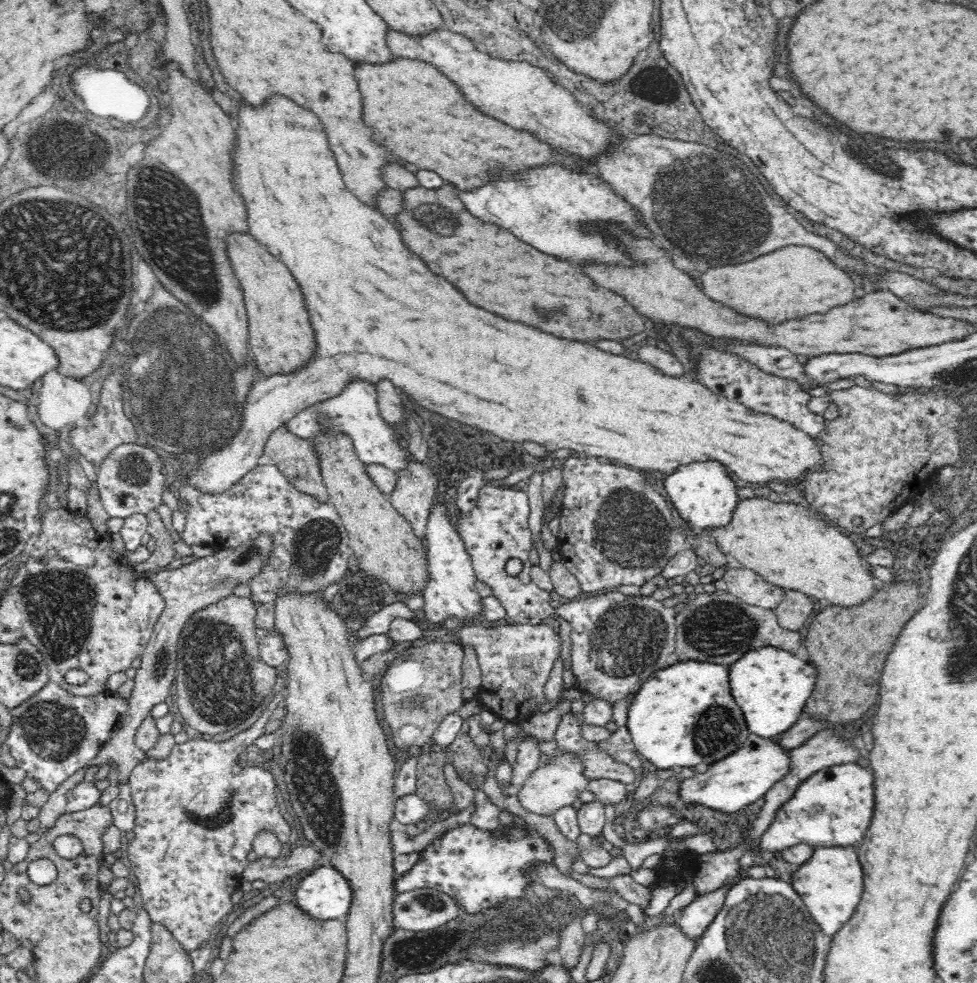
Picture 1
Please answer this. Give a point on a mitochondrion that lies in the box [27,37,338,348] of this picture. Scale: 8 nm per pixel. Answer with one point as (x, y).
(84, 163)

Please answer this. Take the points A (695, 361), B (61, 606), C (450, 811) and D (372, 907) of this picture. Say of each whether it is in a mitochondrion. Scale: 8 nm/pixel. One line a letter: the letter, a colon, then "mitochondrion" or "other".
A: other
B: mitochondrion
C: other
D: other

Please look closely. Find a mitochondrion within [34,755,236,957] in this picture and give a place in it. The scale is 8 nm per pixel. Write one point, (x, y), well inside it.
(220, 817)

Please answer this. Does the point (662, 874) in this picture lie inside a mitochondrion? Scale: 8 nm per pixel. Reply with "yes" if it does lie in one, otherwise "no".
no

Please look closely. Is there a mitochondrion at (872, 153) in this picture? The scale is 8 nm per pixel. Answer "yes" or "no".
yes

